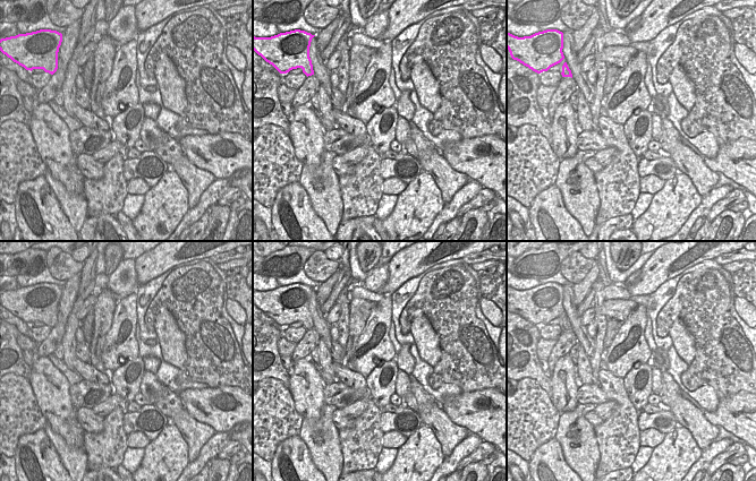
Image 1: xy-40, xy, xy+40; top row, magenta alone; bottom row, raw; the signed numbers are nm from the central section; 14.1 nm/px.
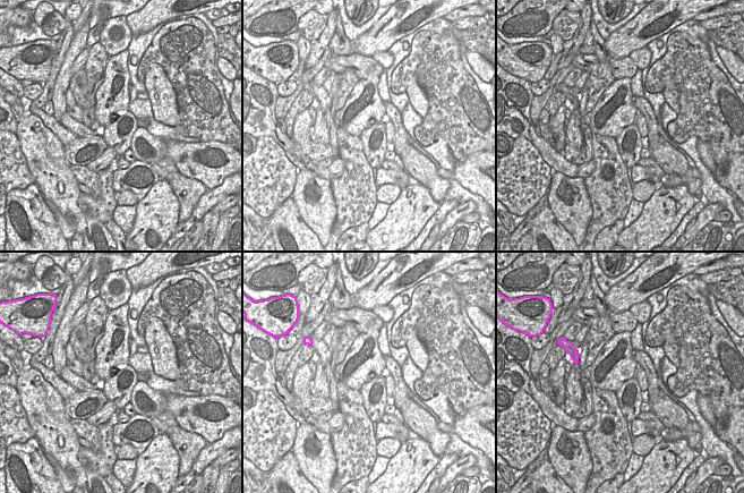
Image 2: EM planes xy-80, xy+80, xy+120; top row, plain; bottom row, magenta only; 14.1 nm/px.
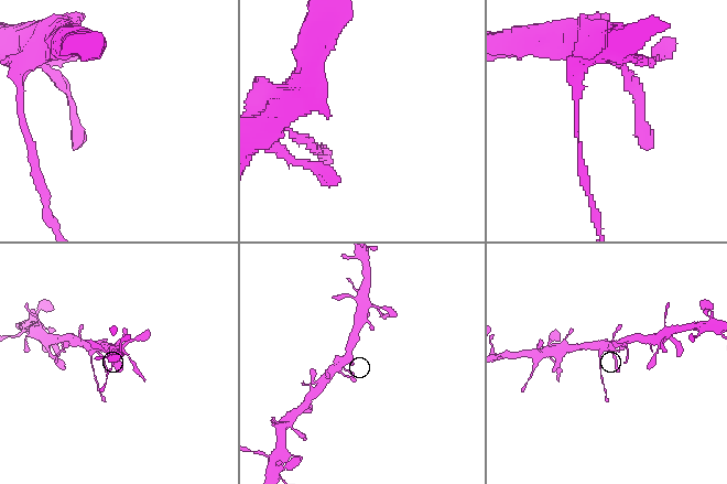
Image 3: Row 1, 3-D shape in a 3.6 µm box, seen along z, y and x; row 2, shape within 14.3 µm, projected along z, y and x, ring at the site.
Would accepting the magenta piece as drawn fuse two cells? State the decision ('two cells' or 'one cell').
one cell

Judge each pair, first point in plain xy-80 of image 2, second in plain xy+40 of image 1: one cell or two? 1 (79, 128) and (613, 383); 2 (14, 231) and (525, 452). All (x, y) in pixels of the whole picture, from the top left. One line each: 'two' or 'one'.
1: one
2: two

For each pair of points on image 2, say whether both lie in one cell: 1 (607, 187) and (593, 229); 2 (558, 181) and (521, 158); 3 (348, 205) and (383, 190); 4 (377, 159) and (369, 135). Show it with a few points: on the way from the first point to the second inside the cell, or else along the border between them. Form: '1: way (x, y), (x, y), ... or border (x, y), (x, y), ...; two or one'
1: way (607, 197), (607, 207), (600, 219); one
2: border (553, 172), (547, 189); two
3: border (378, 187), (376, 201); two
4: way (374, 153), (368, 146), (368, 141); one

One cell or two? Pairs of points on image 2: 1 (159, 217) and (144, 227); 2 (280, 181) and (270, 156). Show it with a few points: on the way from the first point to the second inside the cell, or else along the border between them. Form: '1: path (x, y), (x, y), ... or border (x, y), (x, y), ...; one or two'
1: path (155, 220), (147, 227); one
2: path (274, 176), (270, 171), (270, 162); one

